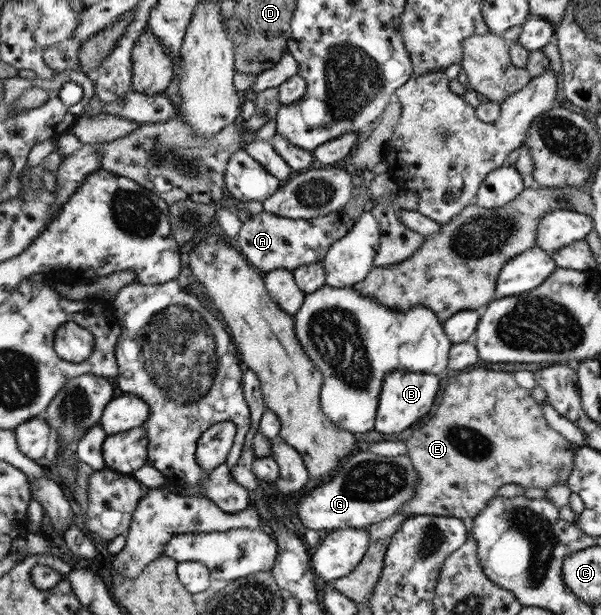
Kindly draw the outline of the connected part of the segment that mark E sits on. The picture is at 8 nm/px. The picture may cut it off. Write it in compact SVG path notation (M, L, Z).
M475 368L475 370L469 370L469 372L461 371L457 376L449 378L449 384L443 392L443 398L437 406L437 410L427 418L421 424L421 428L415 431L407 441L404 442L407 446L408 457L413 461L413 467L417 471L417 477L419 477L419 484L417 484L417 490L415 490L415 496L405 502L397 513L407 513L407 516L411 515L437 515L437 516L454 516L455 518L464 519L467 522L475 517L479 511L485 508L485 505L489 501L497 496L497 491L501 486L505 484L519 484L525 488L532 486L545 488L549 490L550 486L555 483L565 483L567 478L571 475L571 467L573 467L573 457L575 457L575 451L579 449L579 446L573 446L562 434L559 434L557 430L553 430L550 425L547 424L545 417L543 417L543 406L536 401L530 389L523 388L517 384L517 381L513 379L513 374L509 371L495 371L485 368Z

